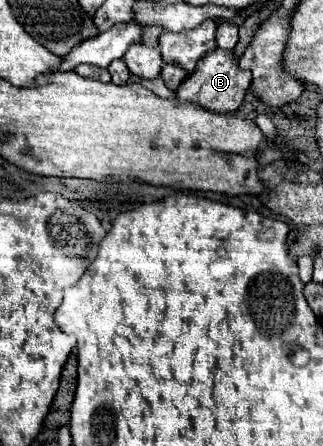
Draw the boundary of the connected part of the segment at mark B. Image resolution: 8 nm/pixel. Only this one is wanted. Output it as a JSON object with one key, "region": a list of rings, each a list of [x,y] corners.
{"region":[[[217,48],[209,56],[205,56],[201,60],[201,64],[197,64],[197,68],[191,76],[187,76],[183,80],[183,84],[175,92],[175,98],[179,102],[197,104],[215,114],[231,114],[241,106],[243,96],[249,90],[249,84],[251,84],[251,74],[237,68],[237,58],[231,52]]]}

